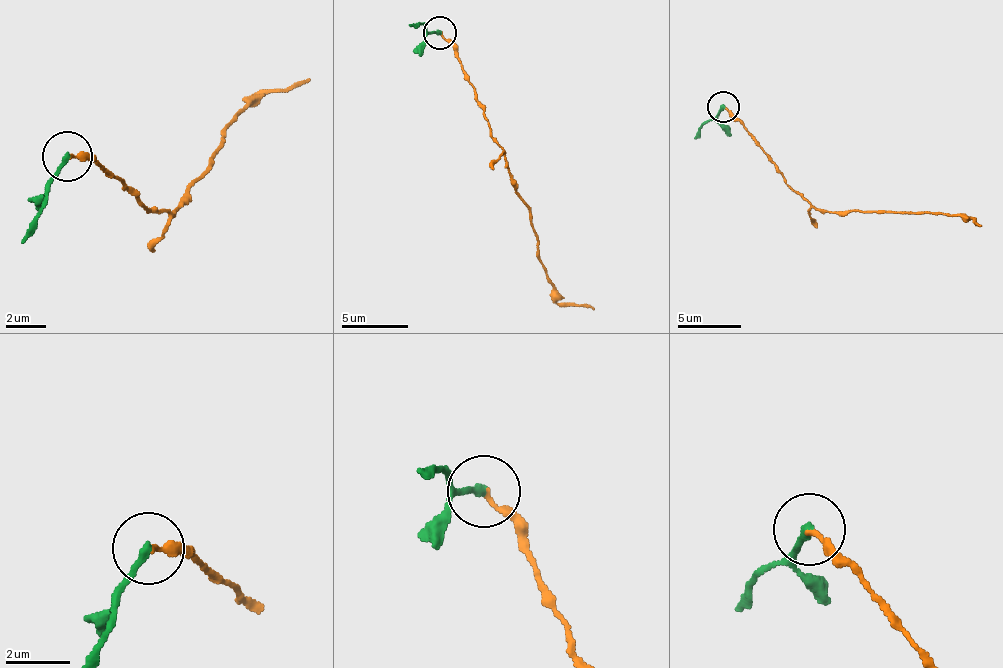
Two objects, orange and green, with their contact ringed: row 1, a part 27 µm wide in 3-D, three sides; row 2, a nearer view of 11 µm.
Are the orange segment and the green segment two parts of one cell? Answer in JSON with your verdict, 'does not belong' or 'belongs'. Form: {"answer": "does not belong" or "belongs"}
{"answer": "does not belong"}

